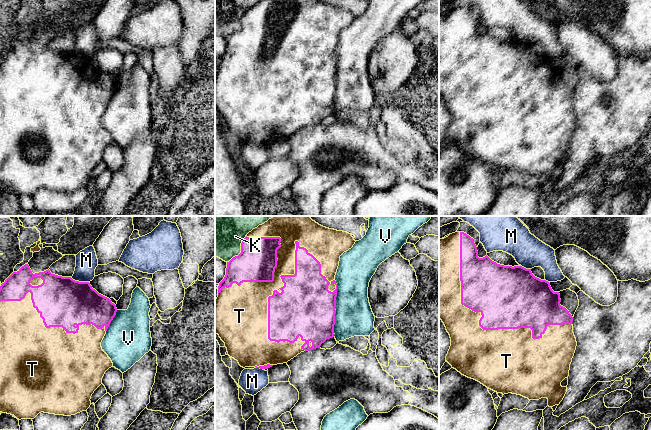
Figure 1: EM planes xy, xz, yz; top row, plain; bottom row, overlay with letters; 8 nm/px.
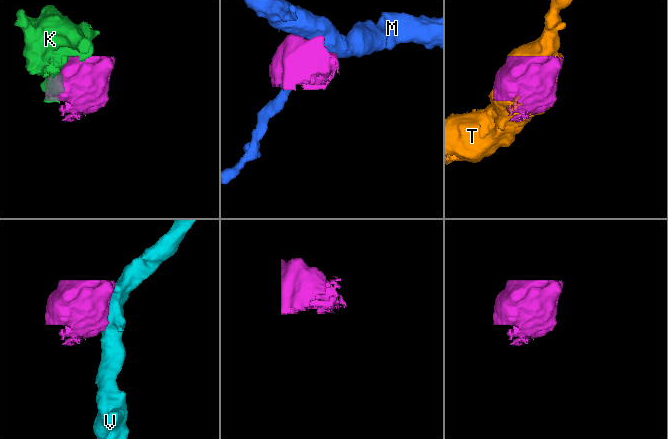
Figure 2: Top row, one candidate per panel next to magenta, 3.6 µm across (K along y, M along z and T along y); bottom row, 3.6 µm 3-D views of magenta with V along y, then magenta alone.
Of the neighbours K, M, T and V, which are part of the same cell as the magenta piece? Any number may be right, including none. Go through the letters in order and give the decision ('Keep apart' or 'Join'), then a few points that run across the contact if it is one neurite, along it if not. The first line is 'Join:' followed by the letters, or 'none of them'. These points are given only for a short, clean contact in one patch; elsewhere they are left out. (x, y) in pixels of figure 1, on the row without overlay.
Join: T
K: Keep apart
M: Keep apart
T: Join
V: Keep apart

